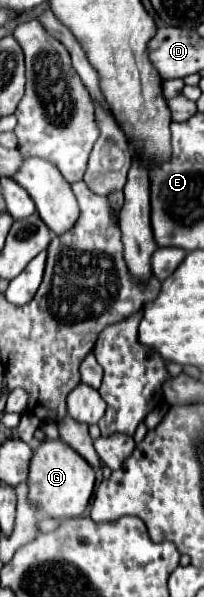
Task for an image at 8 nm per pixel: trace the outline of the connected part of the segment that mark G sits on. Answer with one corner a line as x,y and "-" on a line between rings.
45,438
33,448
33,458
29,466
29,498
41,506
45,516
51,518
73,518
81,516
87,508
95,484
95,470
89,462
77,454
63,440

